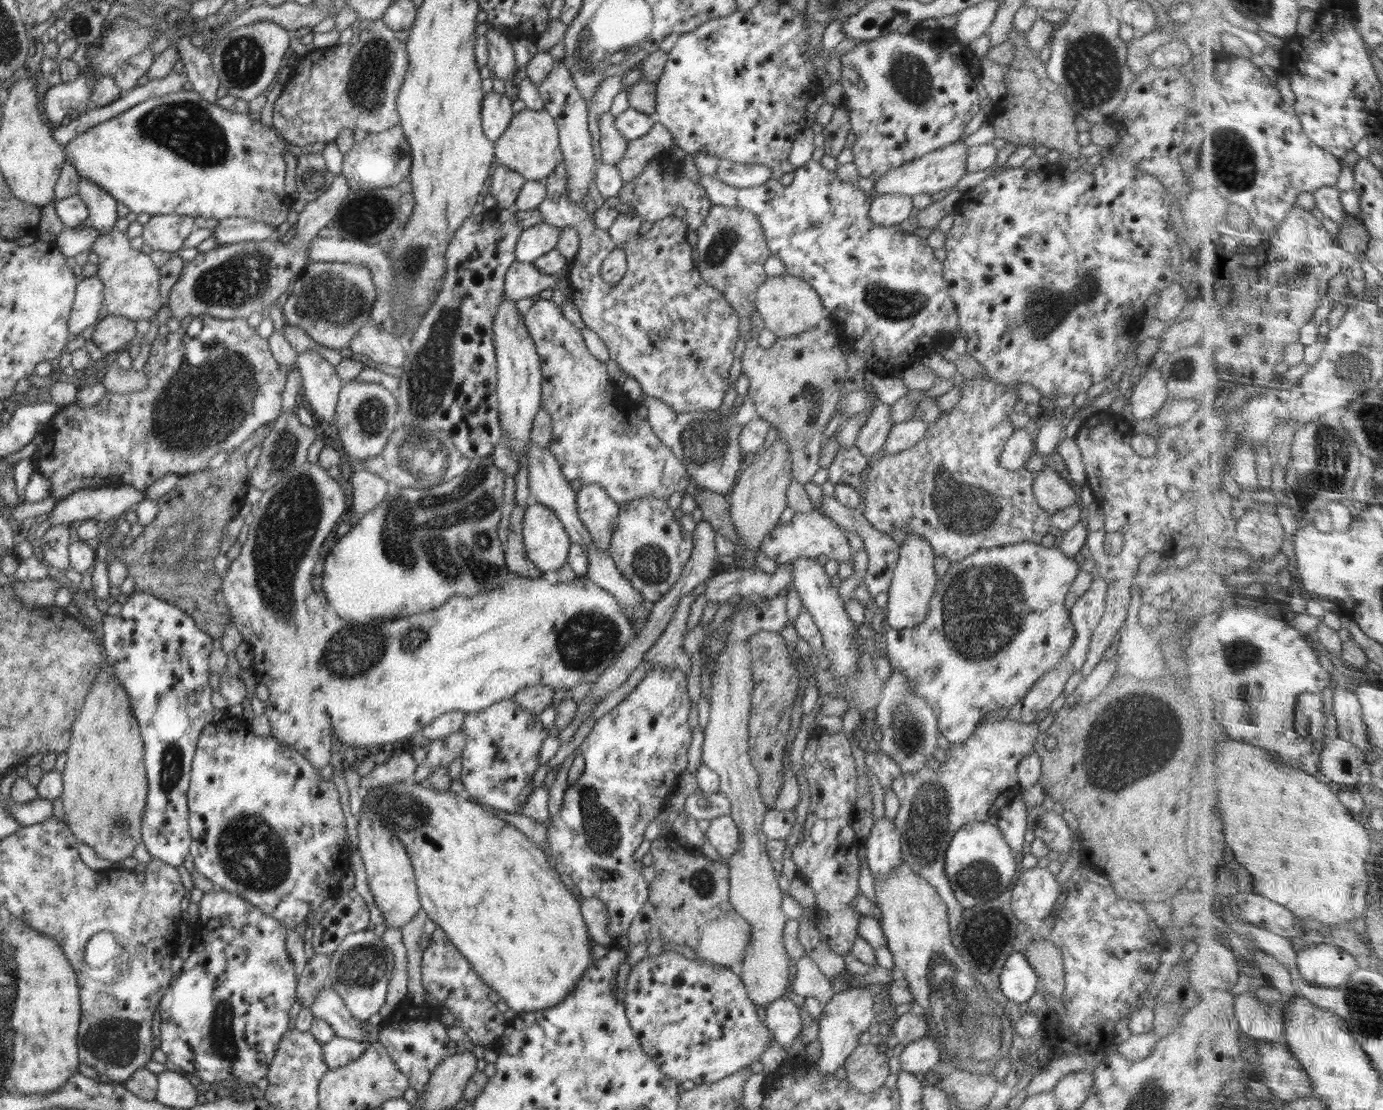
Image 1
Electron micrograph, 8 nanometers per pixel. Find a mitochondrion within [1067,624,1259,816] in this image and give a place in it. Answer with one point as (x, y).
(1132, 742)

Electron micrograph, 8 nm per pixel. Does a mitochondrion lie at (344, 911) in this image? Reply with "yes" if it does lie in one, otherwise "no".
no

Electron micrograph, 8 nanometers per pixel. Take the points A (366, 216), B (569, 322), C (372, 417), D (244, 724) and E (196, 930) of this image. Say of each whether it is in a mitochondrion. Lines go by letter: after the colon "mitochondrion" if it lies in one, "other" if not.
A: mitochondrion
B: other
C: mitochondrion
D: other
E: other

